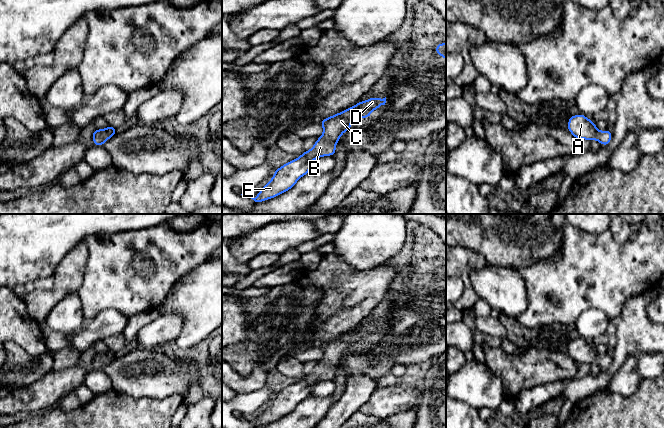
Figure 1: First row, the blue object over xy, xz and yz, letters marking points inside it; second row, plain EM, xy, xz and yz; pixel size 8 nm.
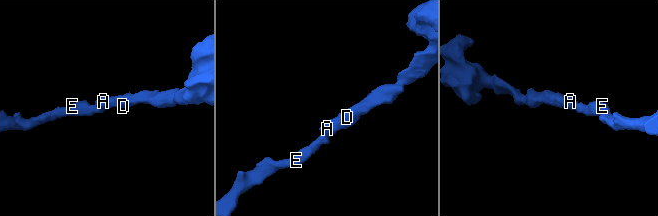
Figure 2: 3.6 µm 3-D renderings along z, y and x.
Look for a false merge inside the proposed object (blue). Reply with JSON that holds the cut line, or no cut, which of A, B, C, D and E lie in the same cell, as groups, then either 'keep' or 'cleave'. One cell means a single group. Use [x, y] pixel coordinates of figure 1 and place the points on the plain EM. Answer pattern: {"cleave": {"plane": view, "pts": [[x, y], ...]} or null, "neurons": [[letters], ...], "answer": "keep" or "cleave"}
{"cleave": null, "neurons": [["A", "B", "C", "D", "E"]], "answer": "keep"}

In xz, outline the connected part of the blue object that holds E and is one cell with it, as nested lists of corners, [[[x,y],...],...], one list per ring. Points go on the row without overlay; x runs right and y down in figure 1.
[[[372,321],[320,345],[324,355],[313,371],[275,394],[271,404],[258,416],[255,422],[251,423],[255,426],[262,426],[290,414],[302,400],[310,396],[313,384],[323,380],[333,380],[336,377],[337,366],[344,356],[352,352],[351,346],[355,342],[368,342],[373,334],[385,329],[385,327],[386,321],[383,323]]]

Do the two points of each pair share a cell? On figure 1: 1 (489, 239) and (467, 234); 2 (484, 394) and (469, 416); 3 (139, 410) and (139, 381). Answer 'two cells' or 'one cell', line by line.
1: one cell
2: two cells
3: two cells

